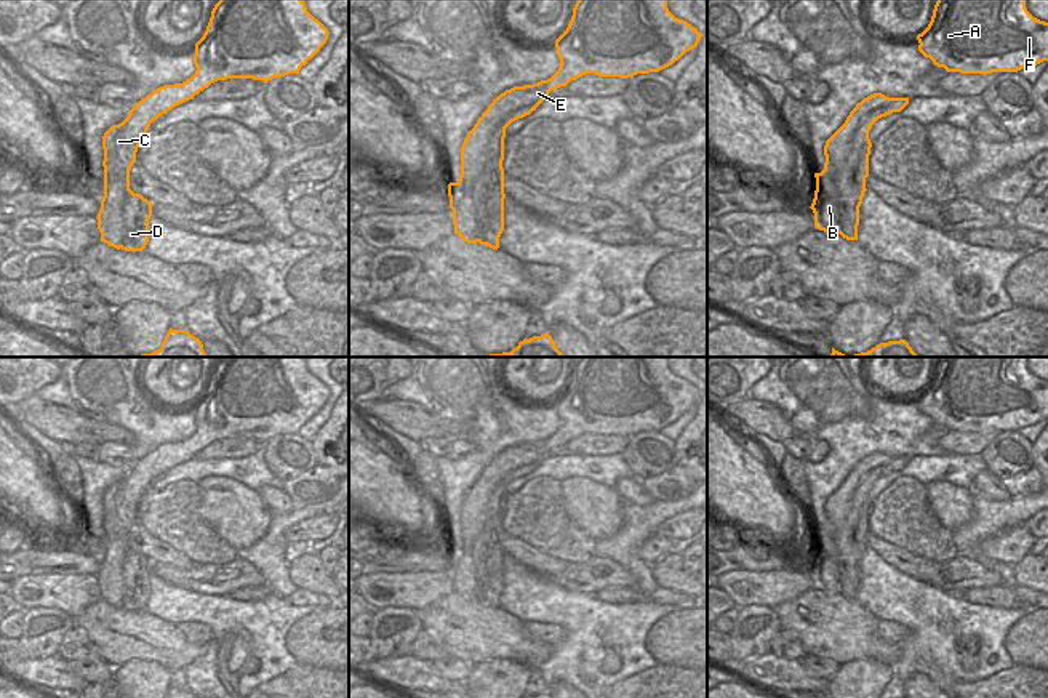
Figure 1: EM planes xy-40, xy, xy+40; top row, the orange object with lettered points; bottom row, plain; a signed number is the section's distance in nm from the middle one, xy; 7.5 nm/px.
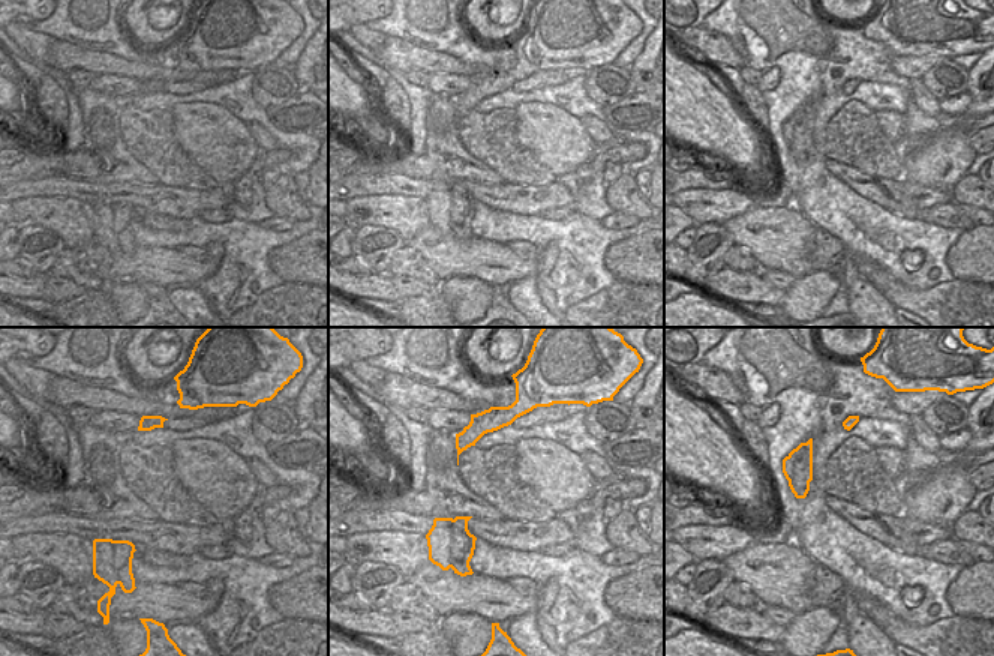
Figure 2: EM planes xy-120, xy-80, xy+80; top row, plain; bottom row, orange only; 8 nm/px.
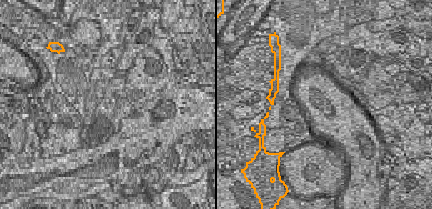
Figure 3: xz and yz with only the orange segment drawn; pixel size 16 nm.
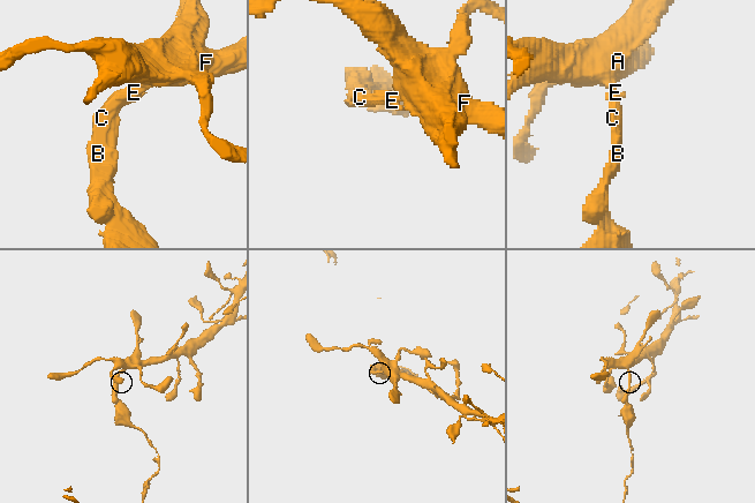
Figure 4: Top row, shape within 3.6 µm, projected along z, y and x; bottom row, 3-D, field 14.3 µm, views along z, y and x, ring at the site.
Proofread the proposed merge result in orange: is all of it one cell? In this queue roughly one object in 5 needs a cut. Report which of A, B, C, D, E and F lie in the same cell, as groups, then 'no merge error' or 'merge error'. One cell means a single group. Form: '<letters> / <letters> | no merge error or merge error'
A B C E F / D | merge error

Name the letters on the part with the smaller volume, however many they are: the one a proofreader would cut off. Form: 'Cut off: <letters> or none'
Cut off: D.

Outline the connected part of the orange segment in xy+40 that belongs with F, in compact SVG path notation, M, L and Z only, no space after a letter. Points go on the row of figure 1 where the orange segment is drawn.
M938 0L928 27L917 35L918 51L947 72L1018 72L1048 61L1048 22L1034 18L1026 0Z

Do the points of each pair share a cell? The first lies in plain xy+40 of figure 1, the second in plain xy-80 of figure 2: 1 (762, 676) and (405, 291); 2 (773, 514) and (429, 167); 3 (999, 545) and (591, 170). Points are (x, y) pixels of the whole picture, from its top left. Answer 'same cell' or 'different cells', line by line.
1: different cells
2: different cells
3: different cells

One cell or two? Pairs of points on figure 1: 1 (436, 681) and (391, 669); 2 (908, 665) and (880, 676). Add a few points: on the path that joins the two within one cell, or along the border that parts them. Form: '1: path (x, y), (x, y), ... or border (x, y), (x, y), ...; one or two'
1: path (424, 681), (402, 676); one
2: border (893, 666), (896, 673); two

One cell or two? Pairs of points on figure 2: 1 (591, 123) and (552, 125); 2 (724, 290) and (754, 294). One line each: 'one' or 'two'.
1: two
2: one

